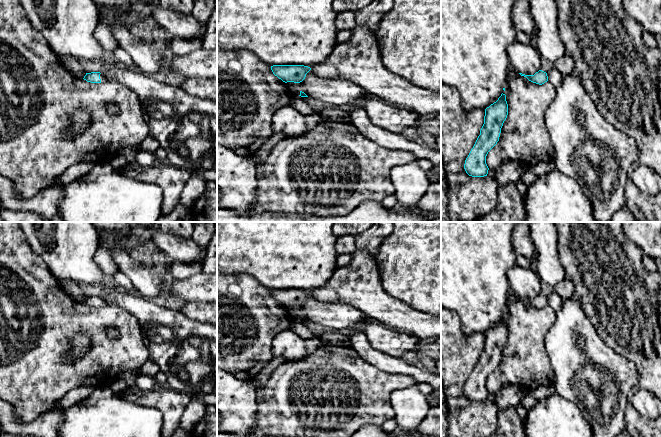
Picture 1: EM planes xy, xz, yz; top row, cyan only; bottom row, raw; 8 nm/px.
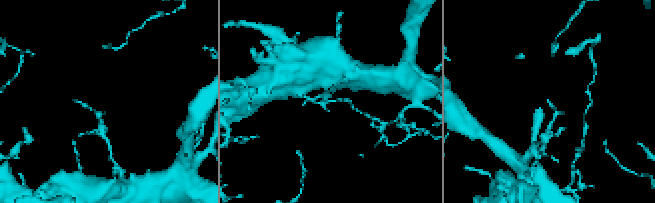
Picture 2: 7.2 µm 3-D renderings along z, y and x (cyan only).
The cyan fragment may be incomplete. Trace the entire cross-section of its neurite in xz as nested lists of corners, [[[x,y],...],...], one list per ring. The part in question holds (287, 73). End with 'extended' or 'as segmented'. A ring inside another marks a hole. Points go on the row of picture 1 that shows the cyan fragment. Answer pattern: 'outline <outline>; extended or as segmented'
outline [[[273,65],[271,70],[275,76],[285,83],[300,83],[305,79],[311,68],[304,65]]]; as segmented

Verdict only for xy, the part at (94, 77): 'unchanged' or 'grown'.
grown

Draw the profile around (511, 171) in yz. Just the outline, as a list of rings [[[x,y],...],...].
[[[509,160],[502,163],[495,170],[495,180],[500,184],[500,186],[504,186],[509,183],[517,183],[522,179],[524,172],[528,167],[524,164],[515,161]]]

